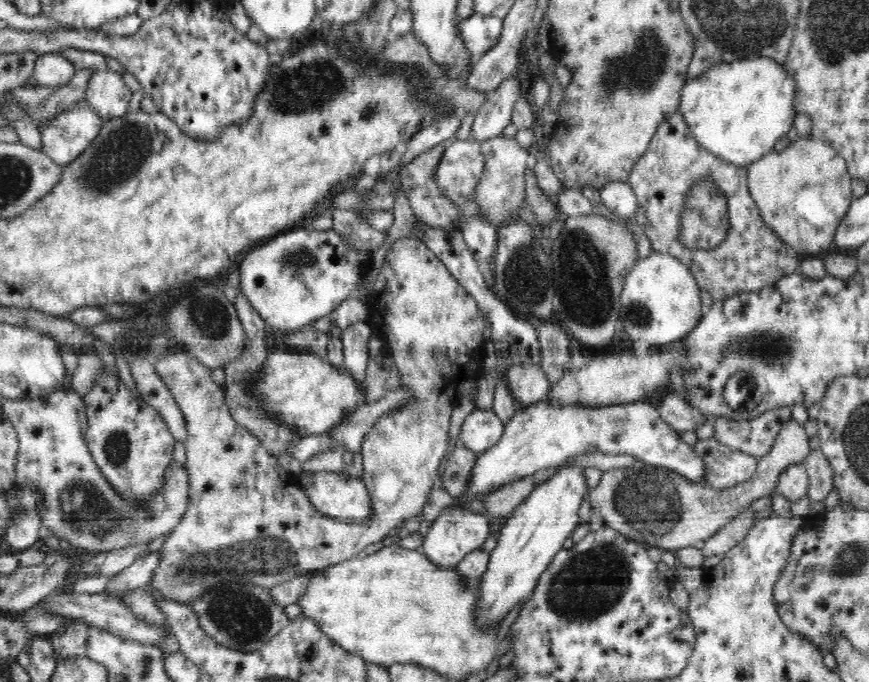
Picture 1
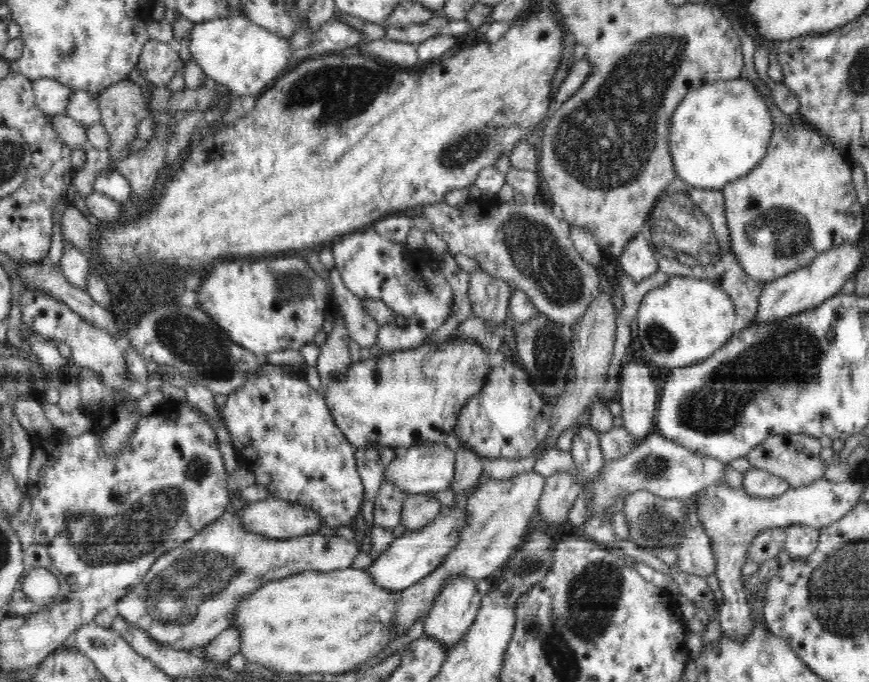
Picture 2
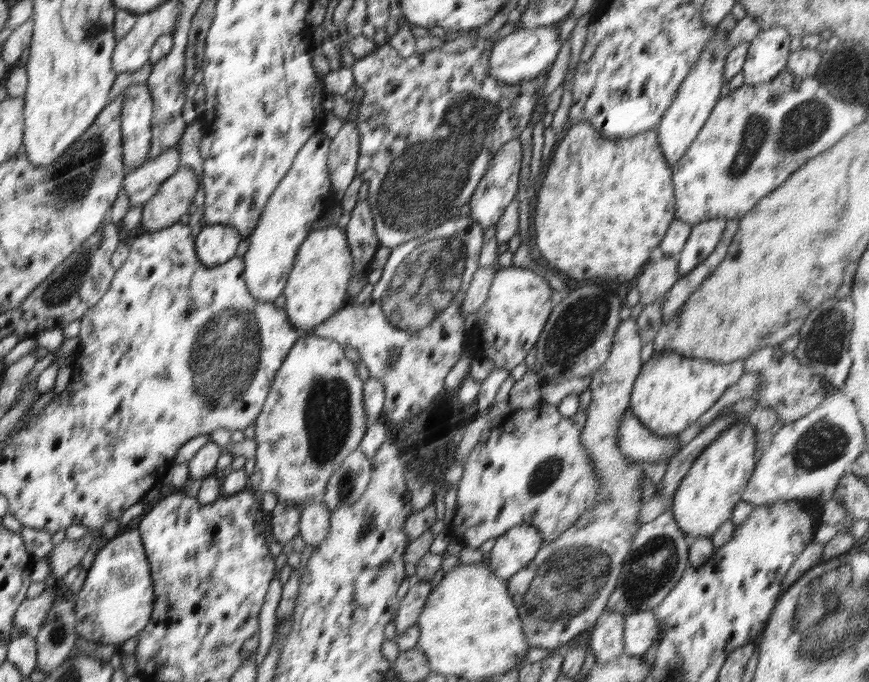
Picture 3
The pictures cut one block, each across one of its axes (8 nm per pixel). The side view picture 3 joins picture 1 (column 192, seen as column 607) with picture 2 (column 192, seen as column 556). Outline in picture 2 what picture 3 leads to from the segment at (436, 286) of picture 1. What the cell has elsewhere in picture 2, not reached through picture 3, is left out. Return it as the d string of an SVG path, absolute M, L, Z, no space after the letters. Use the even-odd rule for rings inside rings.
M240 465L235 471L227 473L227 483L230 492L229 507L220 518L202 528L180 547L173 548L158 557L152 568L145 573L144 581L114 605L116 614L121 619L138 630L144 630L154 642L166 648L189 651L200 646L206 647L215 636L232 626L239 604L269 581L279 580L302 571L330 572L345 569L356 560L358 552L361 551L356 539L346 540L336 533L331 535L314 533L291 539L270 539L248 531L240 521L240 510L250 503L242 499L240 492L243 487L257 483L254 473L246 466Z

